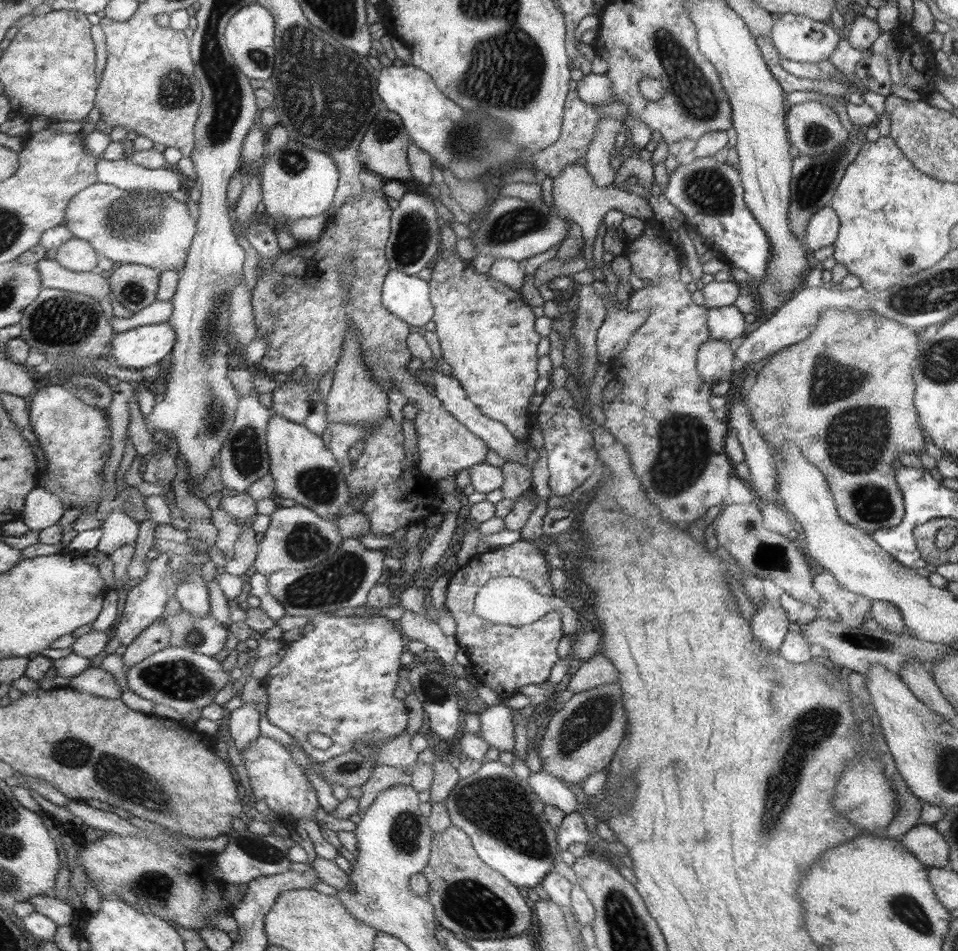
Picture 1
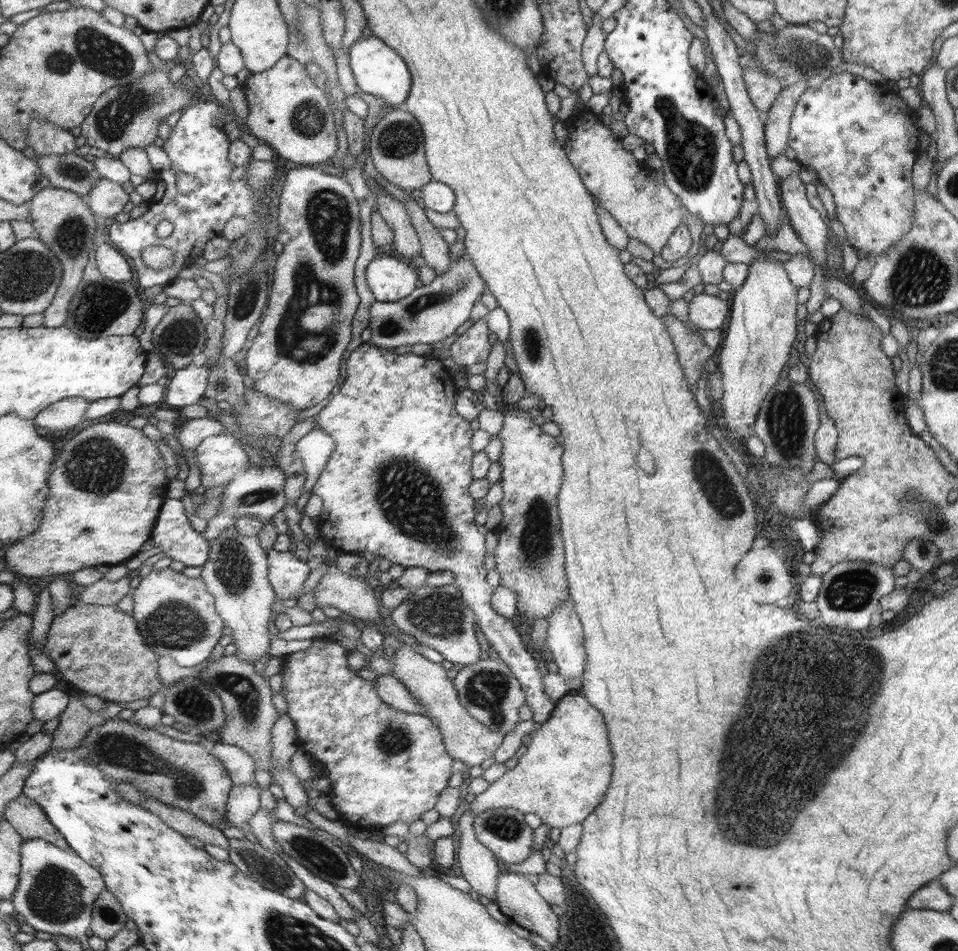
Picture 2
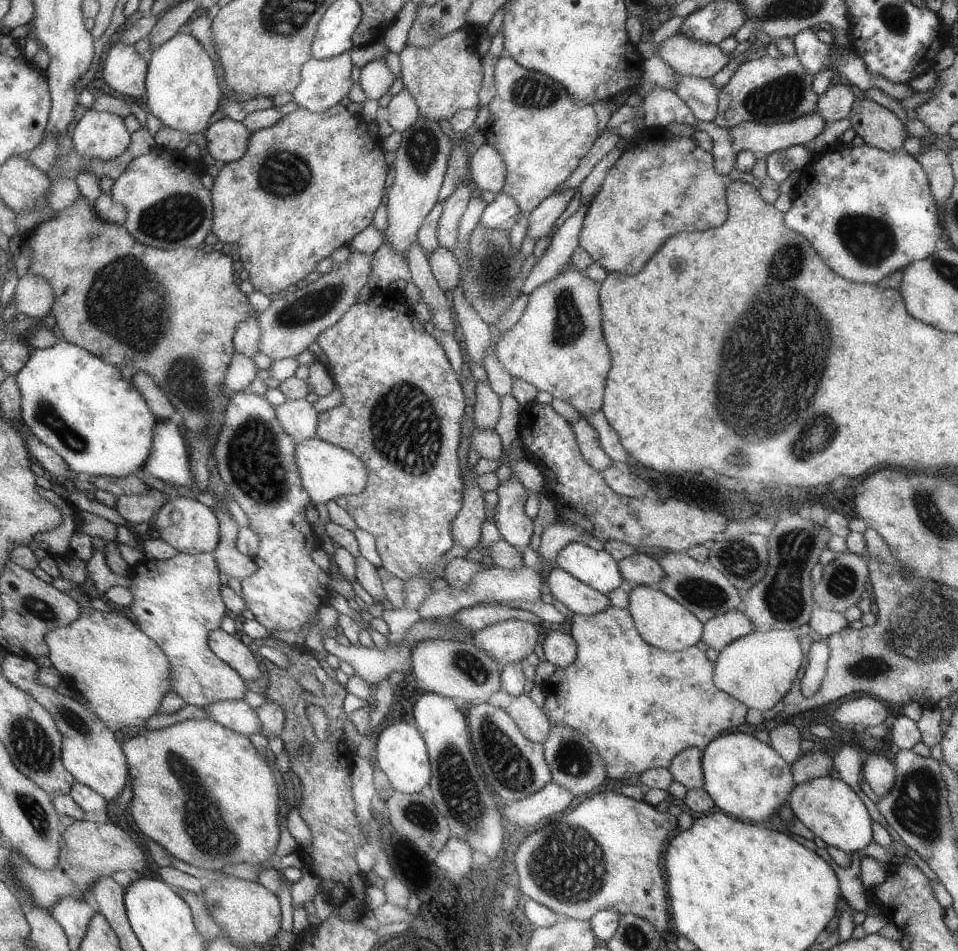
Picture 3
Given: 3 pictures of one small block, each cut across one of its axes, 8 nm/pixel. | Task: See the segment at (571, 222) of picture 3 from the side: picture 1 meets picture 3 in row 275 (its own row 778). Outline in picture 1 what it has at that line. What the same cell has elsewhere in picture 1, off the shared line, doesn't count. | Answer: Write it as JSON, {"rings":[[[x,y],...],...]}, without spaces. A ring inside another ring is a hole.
{"rings":[[[544,770],[536,773],[530,772],[528,782],[532,783],[532,788],[540,800],[544,800],[544,804],[550,804],[565,814],[576,812],[579,808],[576,794],[570,790],[570,785],[564,784],[552,773]]]}

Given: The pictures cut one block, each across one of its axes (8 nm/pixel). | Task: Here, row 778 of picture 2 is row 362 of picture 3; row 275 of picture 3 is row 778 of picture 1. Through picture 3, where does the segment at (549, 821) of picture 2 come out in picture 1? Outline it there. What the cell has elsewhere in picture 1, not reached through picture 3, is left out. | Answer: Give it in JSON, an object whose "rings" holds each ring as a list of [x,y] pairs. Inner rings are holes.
{"rings":[[[620,683],[603,684],[574,693],[562,710],[551,717],[542,743],[537,745],[542,770],[552,773],[564,784],[584,782],[588,776],[608,766],[626,738],[629,723]]]}

